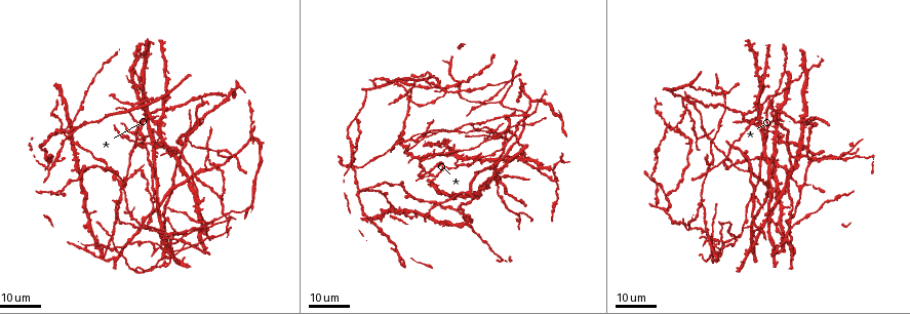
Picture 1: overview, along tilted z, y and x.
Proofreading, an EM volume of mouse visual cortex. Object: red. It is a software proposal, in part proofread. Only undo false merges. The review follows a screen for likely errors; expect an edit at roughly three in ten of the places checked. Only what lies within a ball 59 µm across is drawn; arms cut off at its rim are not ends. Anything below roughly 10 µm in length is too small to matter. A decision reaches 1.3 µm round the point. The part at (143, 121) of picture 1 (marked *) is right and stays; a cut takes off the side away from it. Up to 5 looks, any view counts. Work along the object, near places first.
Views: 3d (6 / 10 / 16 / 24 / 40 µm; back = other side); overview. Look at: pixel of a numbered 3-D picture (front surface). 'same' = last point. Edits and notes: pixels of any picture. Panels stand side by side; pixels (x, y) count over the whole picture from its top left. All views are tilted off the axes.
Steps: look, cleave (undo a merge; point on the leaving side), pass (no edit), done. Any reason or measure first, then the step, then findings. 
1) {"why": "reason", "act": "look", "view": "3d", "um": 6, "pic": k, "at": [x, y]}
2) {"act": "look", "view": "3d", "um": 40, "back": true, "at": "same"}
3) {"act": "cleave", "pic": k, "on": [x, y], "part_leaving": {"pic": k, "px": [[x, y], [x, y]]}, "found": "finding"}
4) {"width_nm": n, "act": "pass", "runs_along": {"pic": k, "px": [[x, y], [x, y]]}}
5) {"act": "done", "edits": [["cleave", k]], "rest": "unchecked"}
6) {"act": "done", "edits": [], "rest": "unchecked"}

{"why": "branch point", "act": "look", "view": "3d", "um": 24, "pic": 1, "at": [721, 106]}

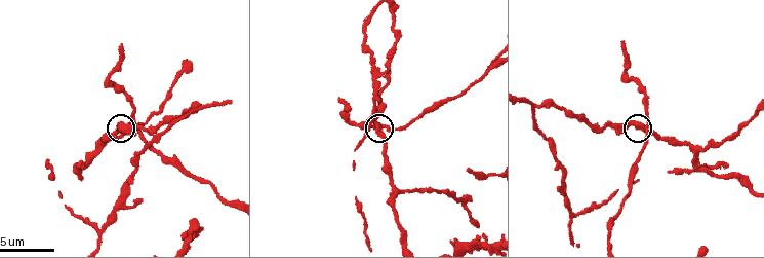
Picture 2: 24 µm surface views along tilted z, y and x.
{"act": "look", "view": "3d", "um": 6, "pic": 2, "at": [635, 126]}

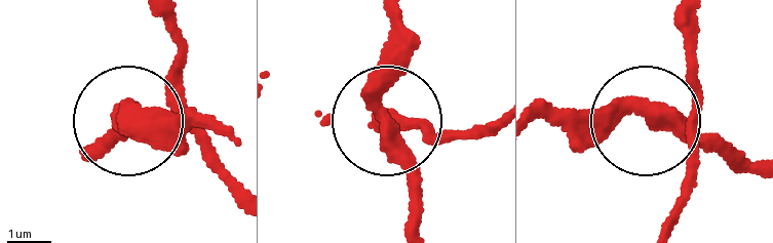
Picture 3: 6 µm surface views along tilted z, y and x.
{"arms": 3, "act": "pass", "runs_along": {"pic": 3, "px": [[494, 124], [430, 136], [391, 126], [390, 153], [420, 211]]}, "found": "continuous, no second neuron"}

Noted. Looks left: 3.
{"act": "look", "view": "3d", "um": 24, "pic": 1, "at": [186, 179]}

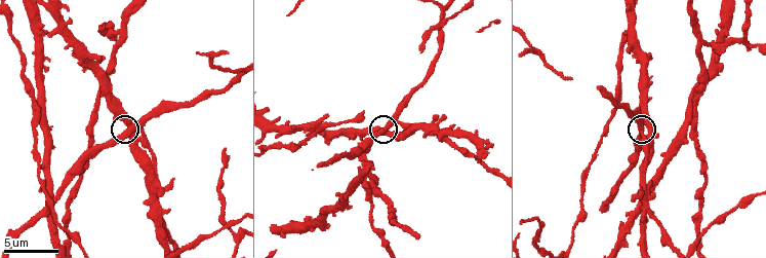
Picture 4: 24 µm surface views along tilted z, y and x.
{"why": "closer look", "act": "look", "view": "3d", "um": 10, "pic": 4, "at": [128, 132]}

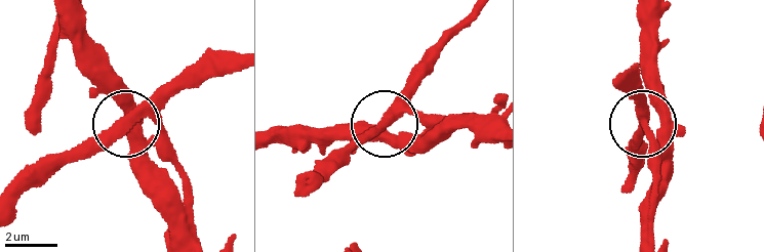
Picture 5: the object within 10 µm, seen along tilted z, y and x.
{"width_nm": 390, "act": "pass", "found": "continuous, no second neuron"}

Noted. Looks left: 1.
{"act": "done", "edits": [], "rest": "unchecked"}

